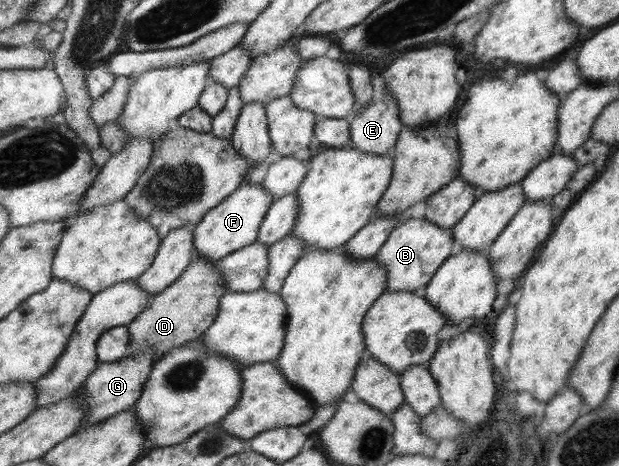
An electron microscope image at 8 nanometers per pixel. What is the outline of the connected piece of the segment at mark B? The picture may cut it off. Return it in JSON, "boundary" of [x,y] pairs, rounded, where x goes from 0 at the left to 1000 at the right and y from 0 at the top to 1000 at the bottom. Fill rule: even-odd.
{"boundary":[[[656,466],[632,494],[609,543],[609,562],[625,575],[624,624],[683,624],[717,560],[738,539],[729,489],[709,487],[691,470]]]}

